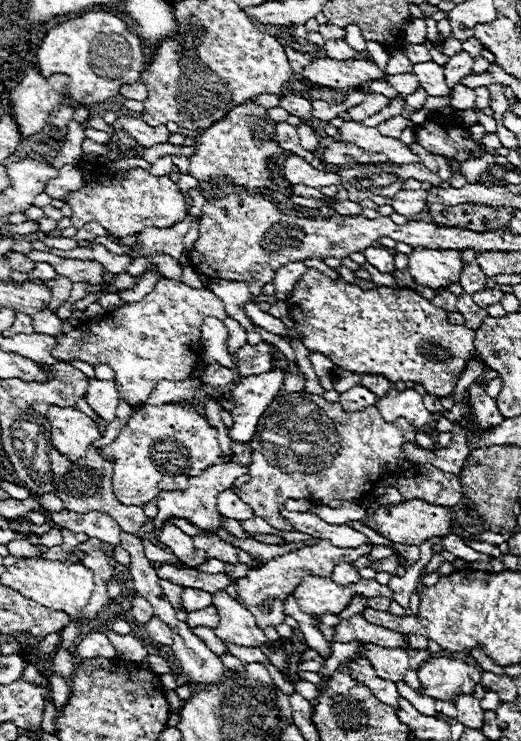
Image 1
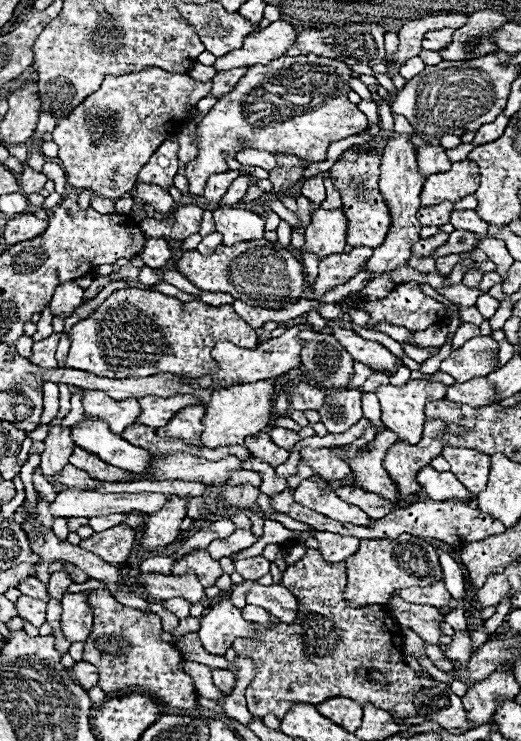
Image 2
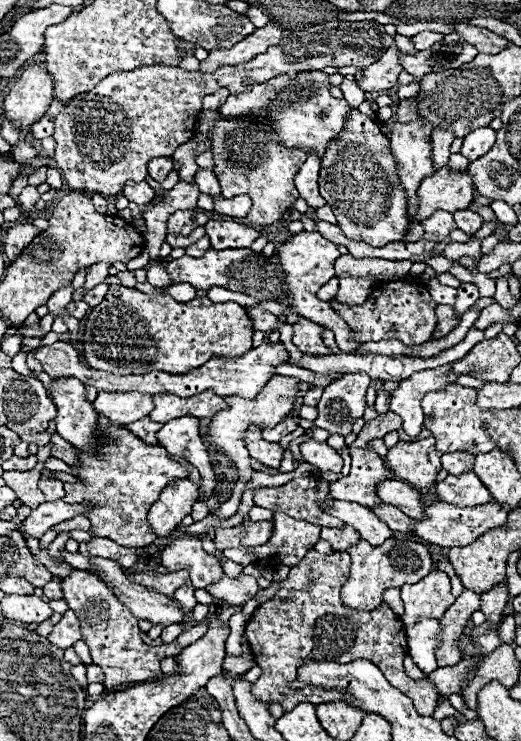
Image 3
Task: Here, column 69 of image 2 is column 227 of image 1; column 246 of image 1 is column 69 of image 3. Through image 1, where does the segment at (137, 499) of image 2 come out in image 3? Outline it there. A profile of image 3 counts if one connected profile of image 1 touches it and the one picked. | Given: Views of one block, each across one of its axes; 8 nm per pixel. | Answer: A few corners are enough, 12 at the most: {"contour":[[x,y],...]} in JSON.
{"contour":[[44,502],[22,522],[22,536],[82,516],[88,504]]}

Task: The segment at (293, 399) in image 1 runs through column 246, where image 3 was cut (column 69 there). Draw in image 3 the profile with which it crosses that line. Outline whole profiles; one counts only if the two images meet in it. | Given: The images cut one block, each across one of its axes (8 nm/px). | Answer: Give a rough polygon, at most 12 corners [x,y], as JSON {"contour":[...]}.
{"contour":[[98,414],[76,448],[68,504],[92,504],[92,536],[144,548],[148,508],[188,476],[158,444]]}

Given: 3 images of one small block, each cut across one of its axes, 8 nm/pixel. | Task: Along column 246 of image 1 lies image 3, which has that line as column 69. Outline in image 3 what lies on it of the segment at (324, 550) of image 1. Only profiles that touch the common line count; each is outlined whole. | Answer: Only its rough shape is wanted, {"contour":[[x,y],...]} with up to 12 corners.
{"contour":[[94,574],[60,580],[104,686],[160,678],[176,642],[148,648]]}

